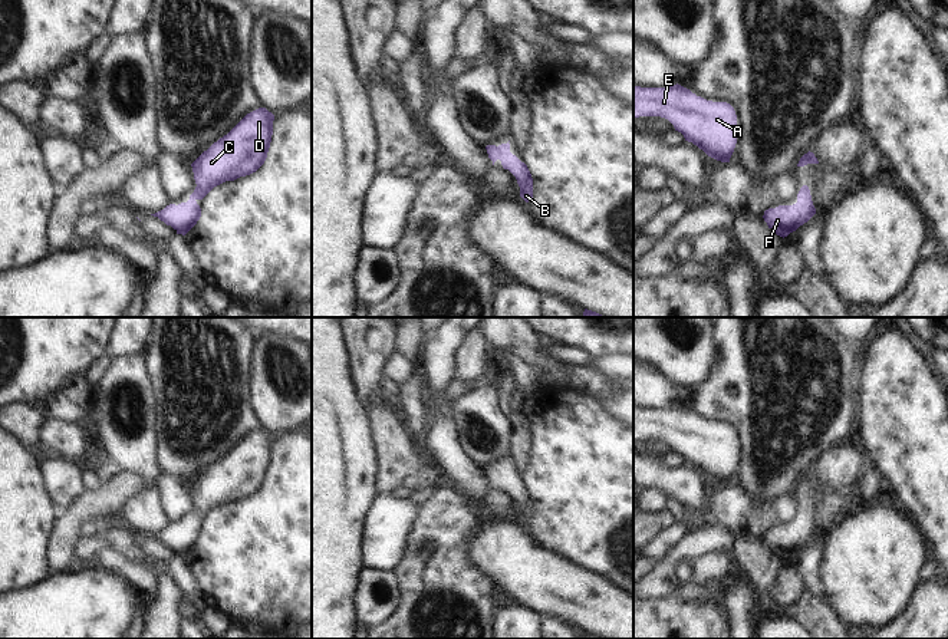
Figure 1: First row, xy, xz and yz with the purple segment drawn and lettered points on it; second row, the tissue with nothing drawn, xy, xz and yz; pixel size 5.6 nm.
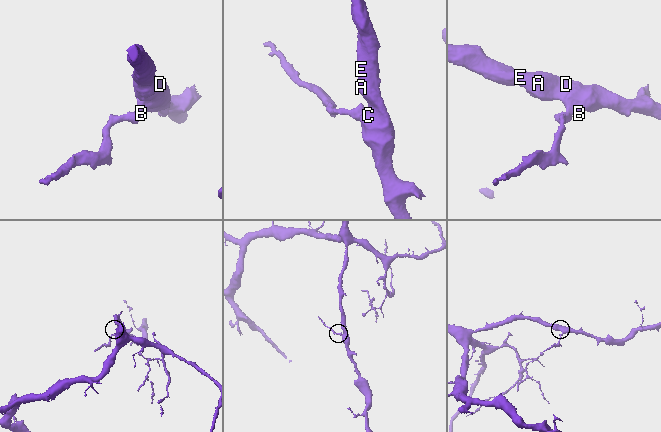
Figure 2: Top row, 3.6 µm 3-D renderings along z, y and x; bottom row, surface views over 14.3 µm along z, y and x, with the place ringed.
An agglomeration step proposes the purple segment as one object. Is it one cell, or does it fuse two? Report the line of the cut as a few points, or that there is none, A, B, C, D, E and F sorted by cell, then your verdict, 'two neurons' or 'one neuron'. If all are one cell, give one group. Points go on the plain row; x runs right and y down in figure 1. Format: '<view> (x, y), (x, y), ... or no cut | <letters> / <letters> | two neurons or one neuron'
no cut | A B C D E F | one neuron

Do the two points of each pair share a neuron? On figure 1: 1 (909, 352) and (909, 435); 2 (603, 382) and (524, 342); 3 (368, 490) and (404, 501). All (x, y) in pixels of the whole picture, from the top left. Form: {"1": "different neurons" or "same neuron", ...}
{"1": "same neuron", "2": "same neuron", "3": "different neurons"}

